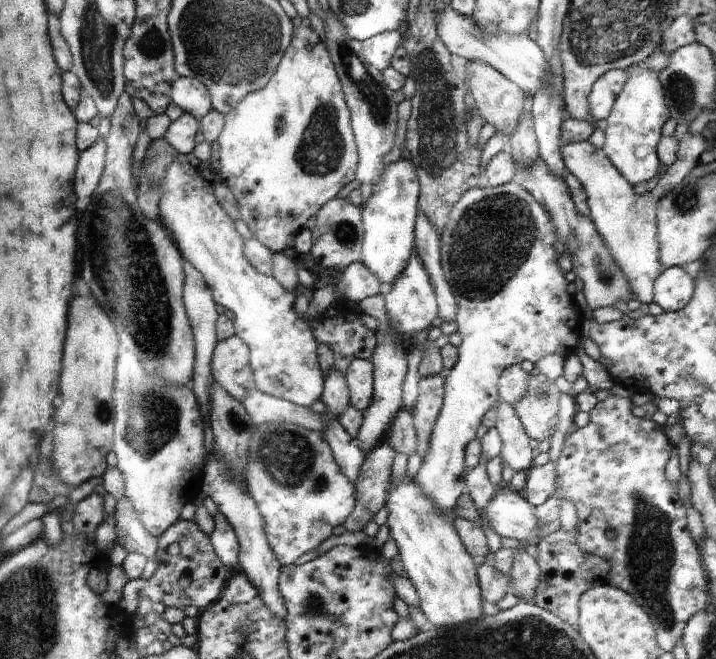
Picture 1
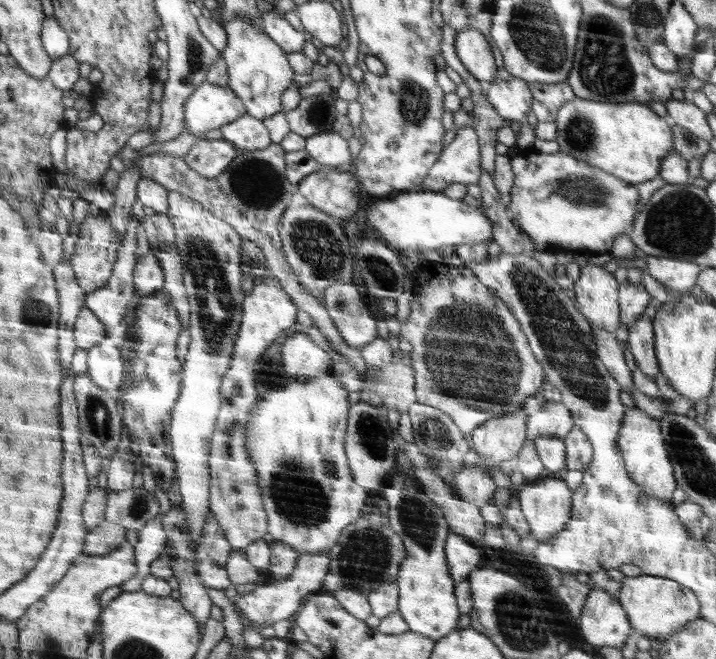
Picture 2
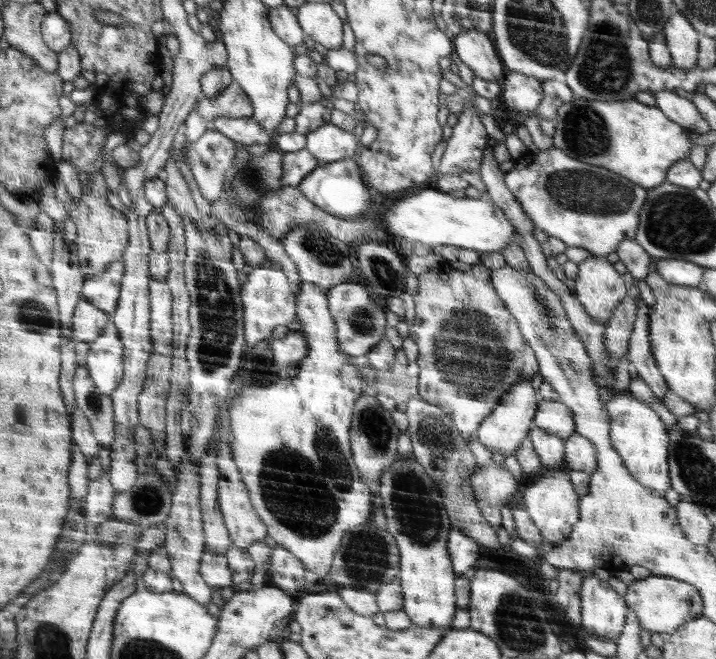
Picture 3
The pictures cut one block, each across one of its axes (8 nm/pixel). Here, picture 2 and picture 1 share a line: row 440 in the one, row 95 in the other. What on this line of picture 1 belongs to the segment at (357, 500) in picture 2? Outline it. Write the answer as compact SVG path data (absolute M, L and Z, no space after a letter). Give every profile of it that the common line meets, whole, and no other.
M297 15L293 22L294 26L296 26L296 35L293 39L294 48L290 48L290 52L284 52L284 56L282 56L282 60L278 64L278 70L274 72L274 76L270 78L266 88L244 96L234 110L225 115L224 128L217 140L220 145L220 158L218 158L220 162L220 176L224 176L224 184L236 196L236 200L240 204L240 218L246 222L246 226L252 230L252 234L262 242L262 246L268 248L273 254L281 253L292 246L294 244L292 240L294 240L296 234L302 231L304 224L312 216L317 216L318 210L321 210L340 192L340 178L342 178L342 186L344 184L347 185L350 180L354 180L354 170L356 170L356 162L358 162L358 158L356 158L356 144L354 144L356 136L352 136L352 128L350 128L350 112L348 102L345 100L344 86L341 85L340 78L334 72L333 60L330 60L331 57L326 52L327 46L322 43L322 40L312 29L308 18L302 18L302 16Z

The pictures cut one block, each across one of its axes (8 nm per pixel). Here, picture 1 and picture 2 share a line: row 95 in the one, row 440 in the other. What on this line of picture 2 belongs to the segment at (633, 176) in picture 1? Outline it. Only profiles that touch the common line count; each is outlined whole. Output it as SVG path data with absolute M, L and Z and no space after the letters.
M626 407L622 426L619 445L624 454L625 470L629 478L642 488L646 496L672 503L674 492L677 490L677 480L668 446L665 445L664 435L661 433L660 421L650 417L638 407Z

